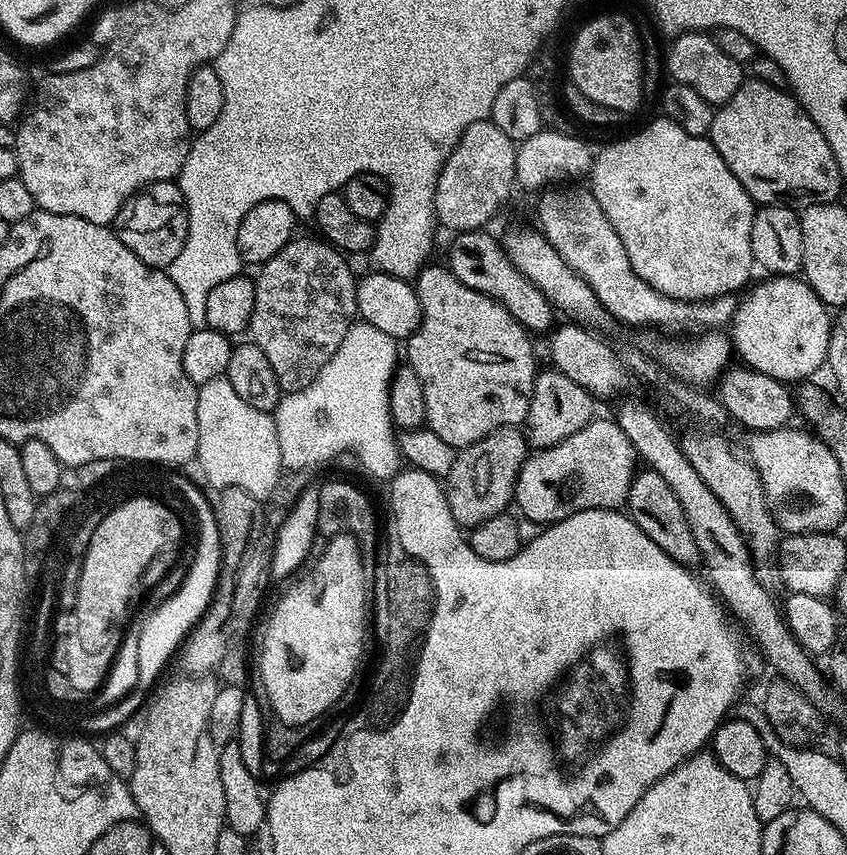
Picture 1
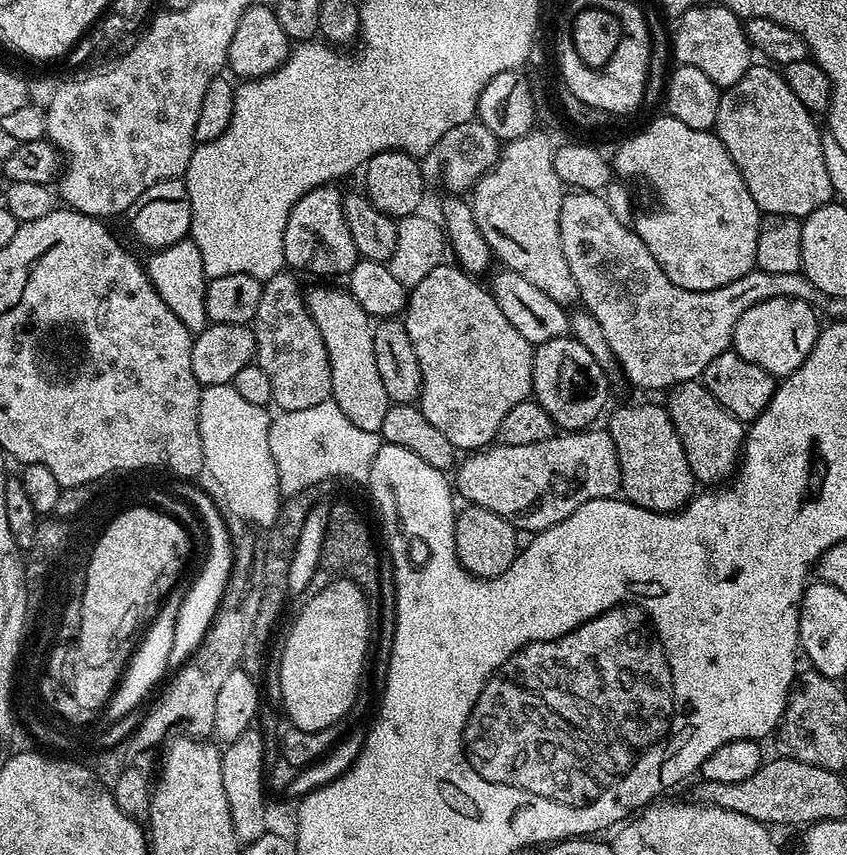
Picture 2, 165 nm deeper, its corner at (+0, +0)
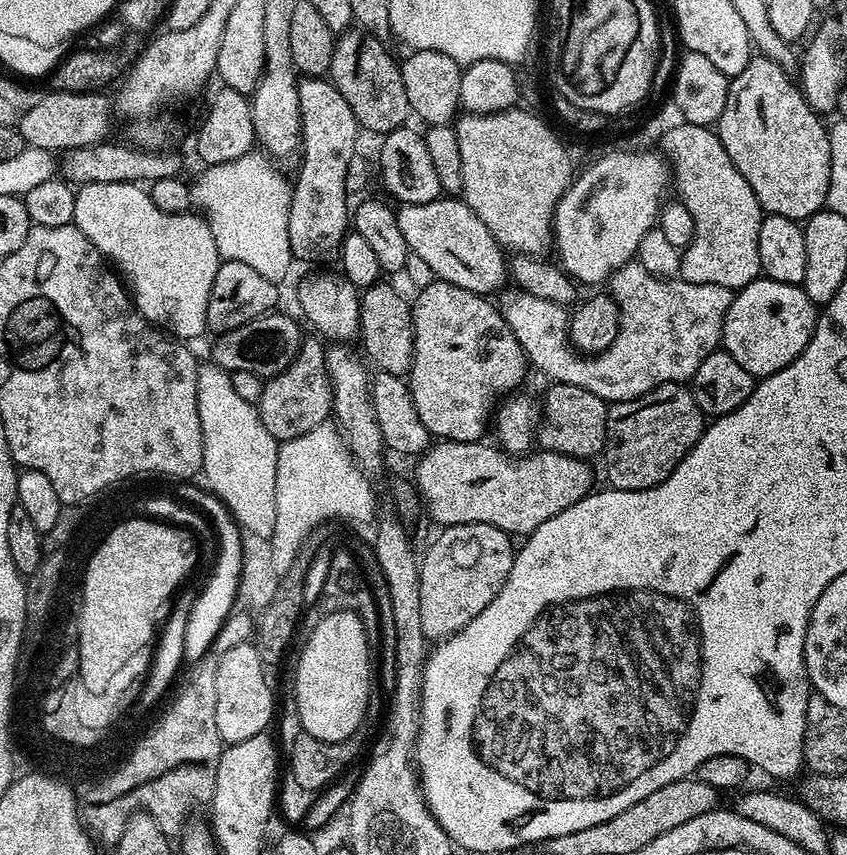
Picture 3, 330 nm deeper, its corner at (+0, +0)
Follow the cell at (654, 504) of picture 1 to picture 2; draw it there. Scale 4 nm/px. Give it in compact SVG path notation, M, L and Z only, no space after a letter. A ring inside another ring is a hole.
M663 403L628 404L625 408L616 408L608 424L606 423L606 431L610 434L614 442L614 450L618 454L620 492L628 503L651 512L678 512L693 496L697 495L696 475L690 470L690 462L686 462L686 450L682 450L678 430L674 430L674 422Z

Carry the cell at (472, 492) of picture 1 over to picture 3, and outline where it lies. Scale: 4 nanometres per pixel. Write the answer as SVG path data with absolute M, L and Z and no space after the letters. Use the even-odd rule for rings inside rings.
M549 383L549 388L544 392L544 404L542 400L542 416L536 428L536 440L541 449L573 456L579 460L591 461L592 456L599 457L604 450L606 442L606 418L610 404L592 394L589 390L584 390L580 386L566 385L560 383Z

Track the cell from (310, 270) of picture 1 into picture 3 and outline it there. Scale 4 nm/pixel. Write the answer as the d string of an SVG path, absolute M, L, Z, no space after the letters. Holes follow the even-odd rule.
M305 339L292 365L282 370L282 374L265 379L258 411L262 426L270 430L277 442L298 438L298 434L314 430L314 426L325 423L332 416L332 380L328 377L325 351L325 345Z

